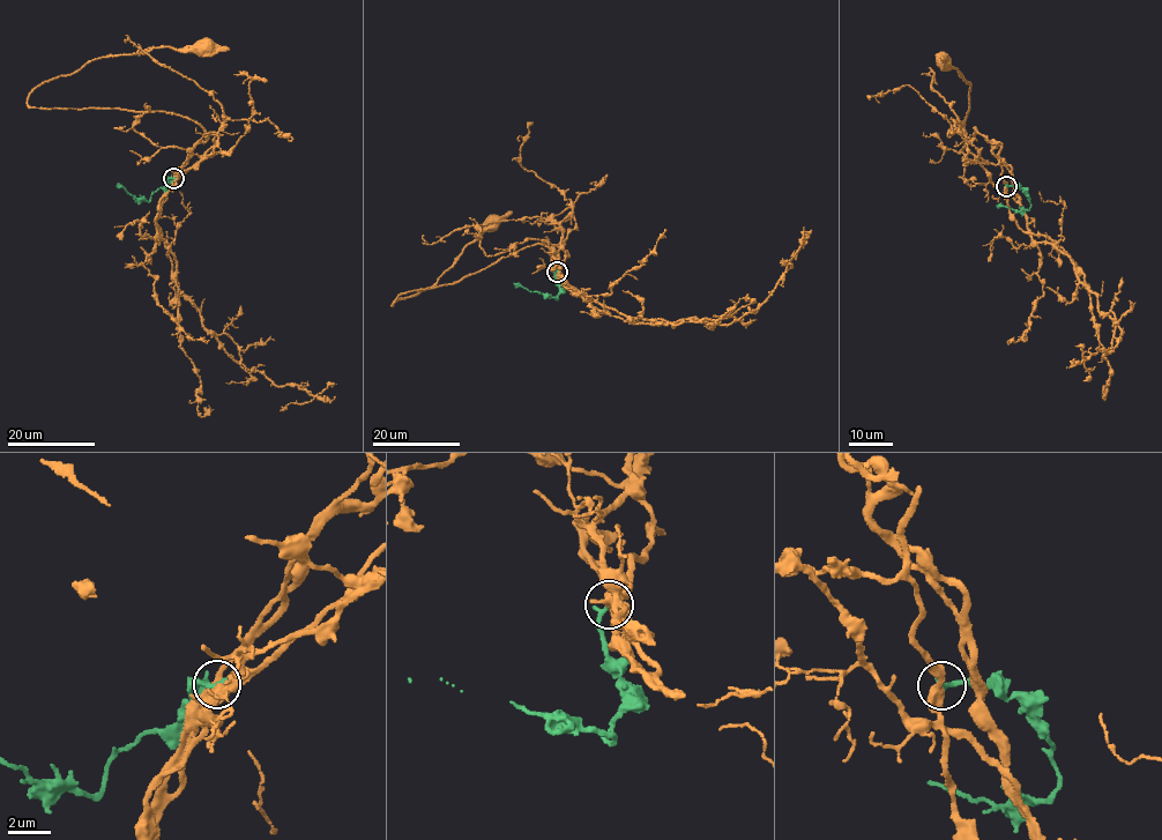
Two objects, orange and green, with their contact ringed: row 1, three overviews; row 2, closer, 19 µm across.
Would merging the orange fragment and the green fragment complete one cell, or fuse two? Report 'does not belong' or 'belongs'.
belongs

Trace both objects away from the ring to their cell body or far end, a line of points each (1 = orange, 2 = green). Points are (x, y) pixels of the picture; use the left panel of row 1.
1: (173, 178), (215, 145), (215, 135), (165, 111), (30, 106), (27, 98), (45, 82), (104, 58), (205, 46)
2: (173, 178), (168, 179), (148, 201), (135, 200), (118, 184)

